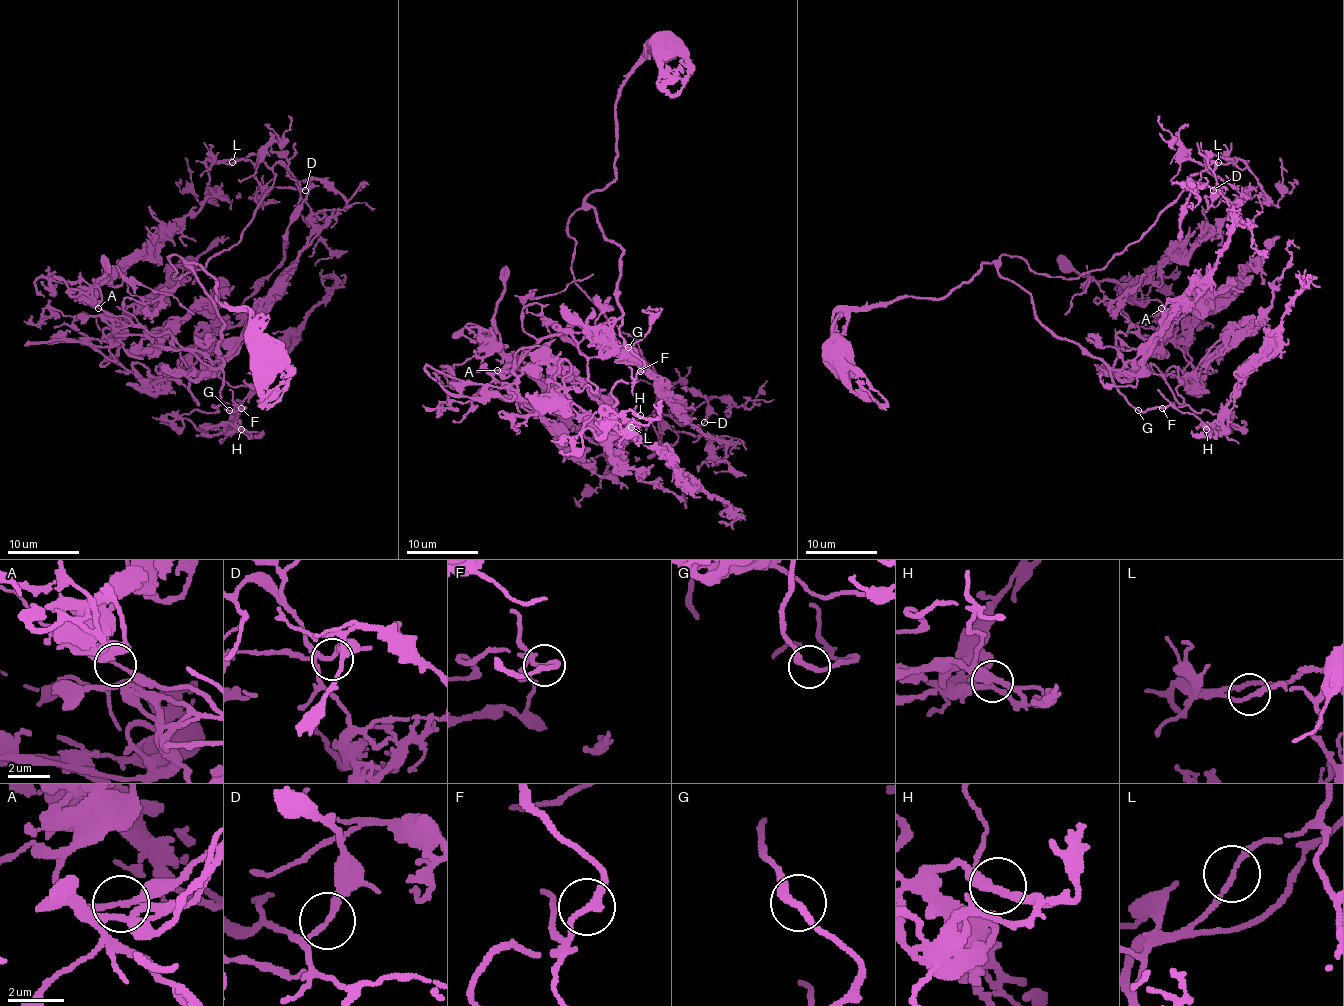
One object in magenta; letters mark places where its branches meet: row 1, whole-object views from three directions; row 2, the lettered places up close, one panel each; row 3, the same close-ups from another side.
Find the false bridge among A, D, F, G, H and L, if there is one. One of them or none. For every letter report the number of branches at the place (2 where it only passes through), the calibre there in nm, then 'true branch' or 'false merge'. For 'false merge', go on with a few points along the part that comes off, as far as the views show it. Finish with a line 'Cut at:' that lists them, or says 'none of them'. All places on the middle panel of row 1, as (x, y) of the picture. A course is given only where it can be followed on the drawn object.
A: 2 branches meet; 160 nm thick; true branch
D: 2 branches meet; 190 nm thick; true branch
F: 2 branches meet; 240 nm thick; true branch
G: 2 branches meet; 220 nm thick; true branch
H: 2 branches meet; 360 nm thick; true branch
L: 2 branches meet; 170 nm thick; true branch
Cut at: none of them

